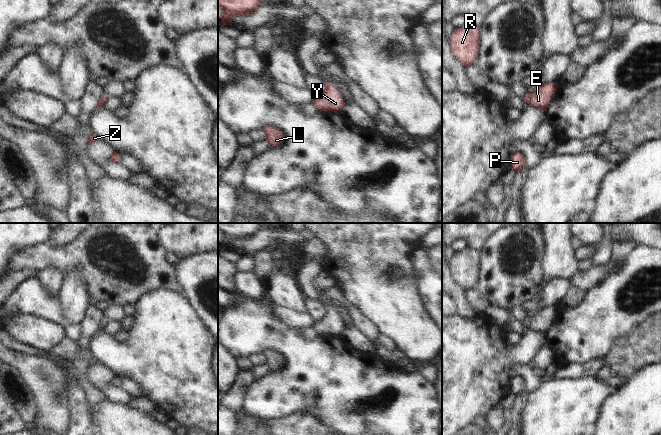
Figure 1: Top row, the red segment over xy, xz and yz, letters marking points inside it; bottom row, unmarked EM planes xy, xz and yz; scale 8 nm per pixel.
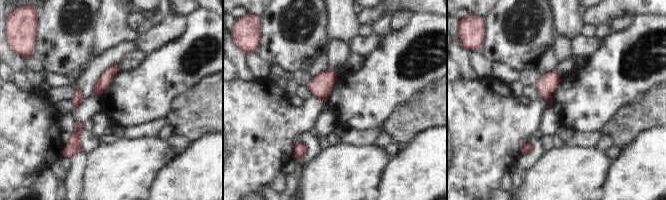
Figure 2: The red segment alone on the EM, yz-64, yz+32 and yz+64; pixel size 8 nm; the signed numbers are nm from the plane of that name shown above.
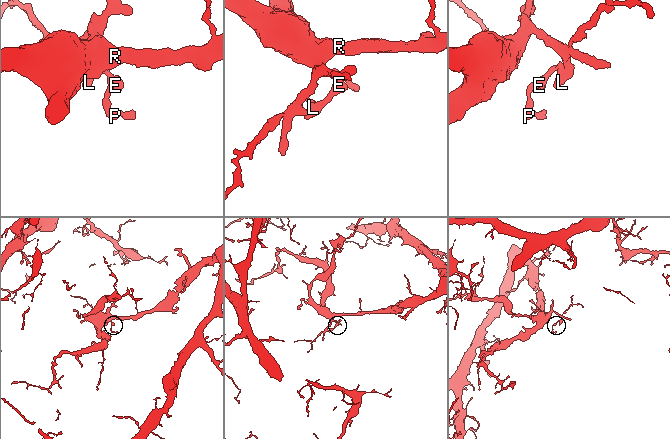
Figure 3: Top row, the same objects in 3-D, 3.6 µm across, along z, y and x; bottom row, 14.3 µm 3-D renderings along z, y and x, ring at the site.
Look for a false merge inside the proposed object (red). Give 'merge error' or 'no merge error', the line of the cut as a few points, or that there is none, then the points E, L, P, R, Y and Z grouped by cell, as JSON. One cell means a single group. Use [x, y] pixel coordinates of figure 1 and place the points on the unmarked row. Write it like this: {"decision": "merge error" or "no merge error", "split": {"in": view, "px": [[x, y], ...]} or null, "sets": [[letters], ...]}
{"decision": "no merge error", "split": null, "sets": [["E", "L", "P", "R", "Y", "Z"]]}

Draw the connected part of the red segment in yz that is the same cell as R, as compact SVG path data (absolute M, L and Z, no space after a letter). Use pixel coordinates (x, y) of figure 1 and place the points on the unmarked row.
M466 246L463 251L454 254L450 262L450 270L455 281L468 291L478 284L480 253Z

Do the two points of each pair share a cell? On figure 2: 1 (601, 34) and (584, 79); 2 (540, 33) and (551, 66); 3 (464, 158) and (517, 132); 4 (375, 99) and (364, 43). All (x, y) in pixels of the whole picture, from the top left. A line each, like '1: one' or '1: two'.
1: two
2: two
3: one
4: two

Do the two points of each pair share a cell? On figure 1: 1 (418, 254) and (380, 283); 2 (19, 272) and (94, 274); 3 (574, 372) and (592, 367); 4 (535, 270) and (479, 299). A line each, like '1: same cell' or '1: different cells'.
1: different cells
2: same cell
3: same cell
4: different cells

